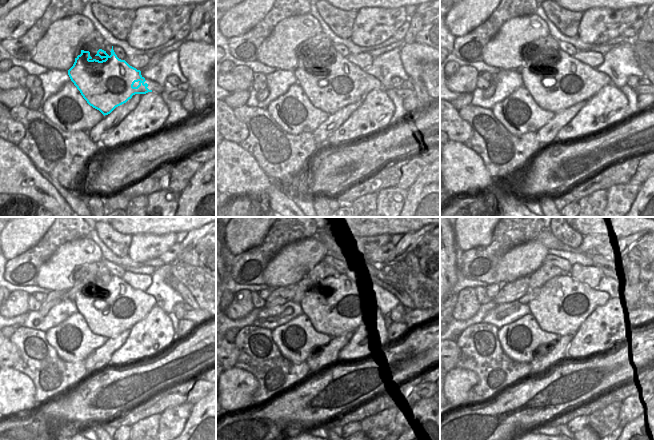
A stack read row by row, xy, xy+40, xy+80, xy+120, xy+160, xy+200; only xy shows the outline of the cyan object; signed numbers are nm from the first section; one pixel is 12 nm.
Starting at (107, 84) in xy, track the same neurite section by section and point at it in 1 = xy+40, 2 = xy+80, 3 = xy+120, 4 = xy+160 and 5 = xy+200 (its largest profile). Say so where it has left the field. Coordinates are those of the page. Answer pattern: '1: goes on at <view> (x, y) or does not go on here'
1: goes on at xy+40 (329, 87)
2: goes on at xy+80 (558, 85)
3: goes on at xy+120 (108, 311)
4: goes on at xy+160 (333, 309)
5: goes on at xy+200 (558, 308)

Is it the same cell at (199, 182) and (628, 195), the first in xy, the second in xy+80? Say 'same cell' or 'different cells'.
different cells

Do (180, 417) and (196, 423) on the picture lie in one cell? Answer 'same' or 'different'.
different

